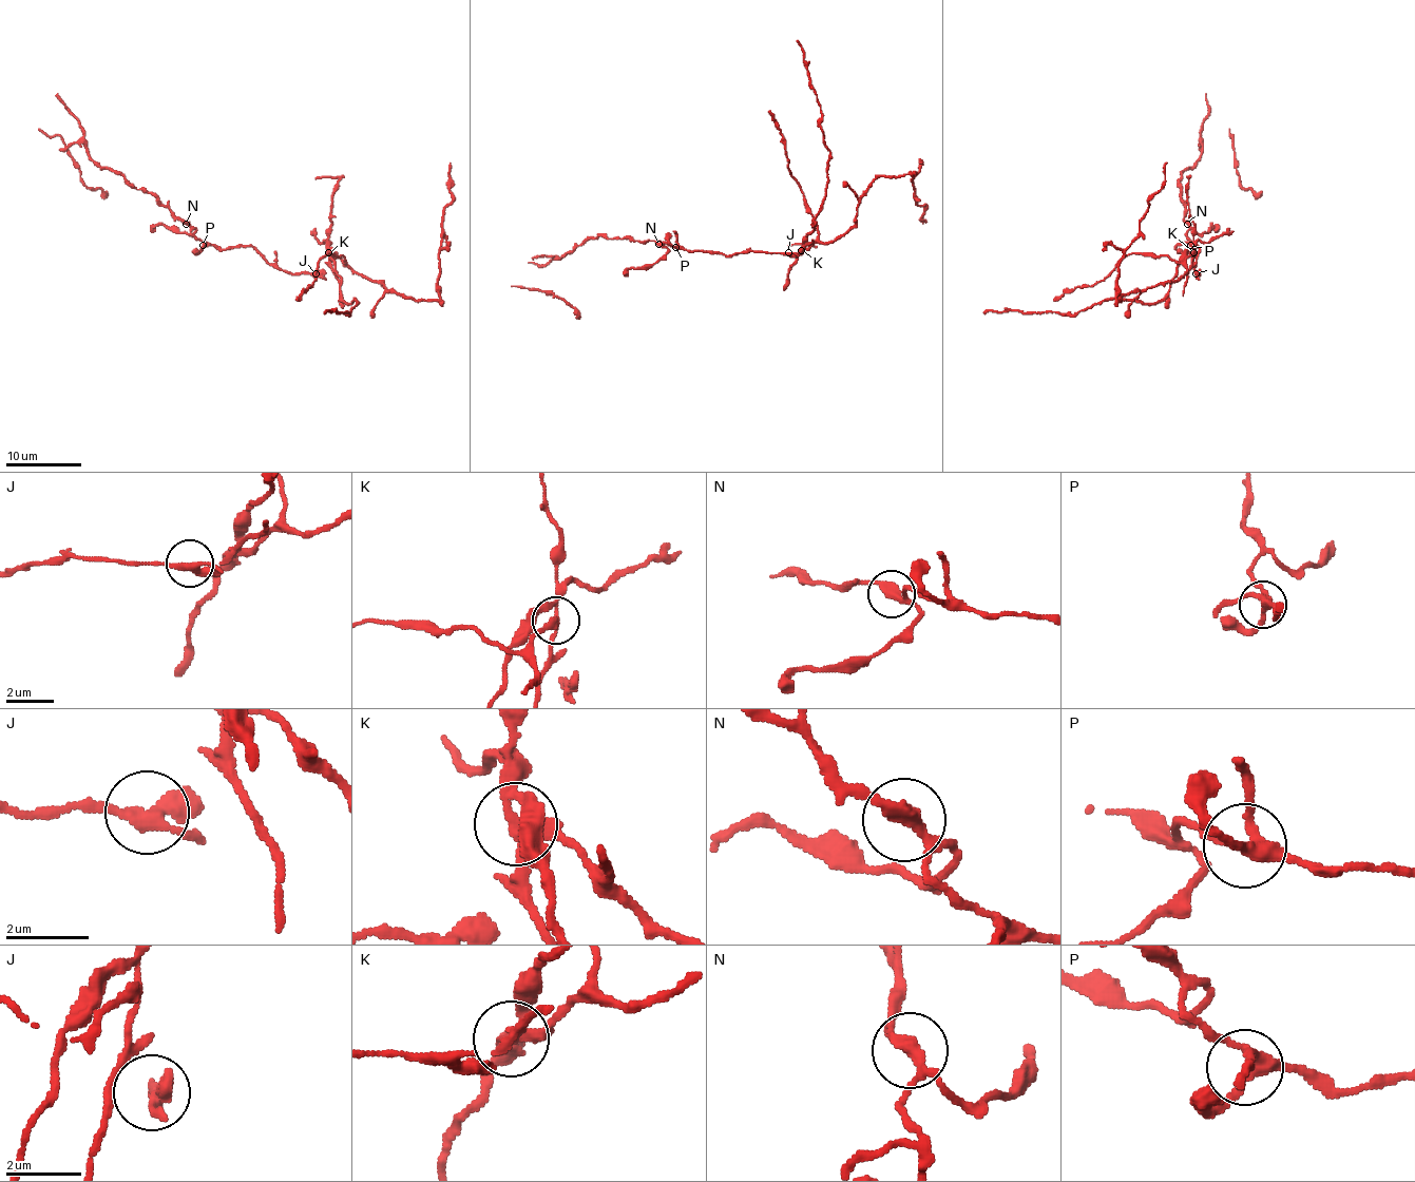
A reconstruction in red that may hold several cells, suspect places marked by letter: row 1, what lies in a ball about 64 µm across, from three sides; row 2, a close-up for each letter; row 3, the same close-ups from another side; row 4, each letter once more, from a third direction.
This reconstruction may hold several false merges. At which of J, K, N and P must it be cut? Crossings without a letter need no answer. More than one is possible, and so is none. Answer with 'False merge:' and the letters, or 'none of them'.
False merge: K

